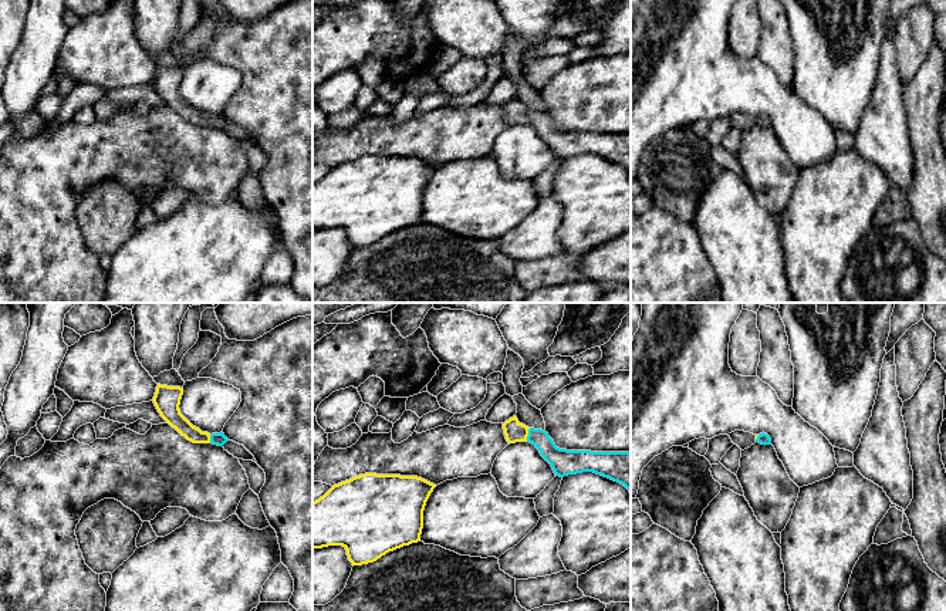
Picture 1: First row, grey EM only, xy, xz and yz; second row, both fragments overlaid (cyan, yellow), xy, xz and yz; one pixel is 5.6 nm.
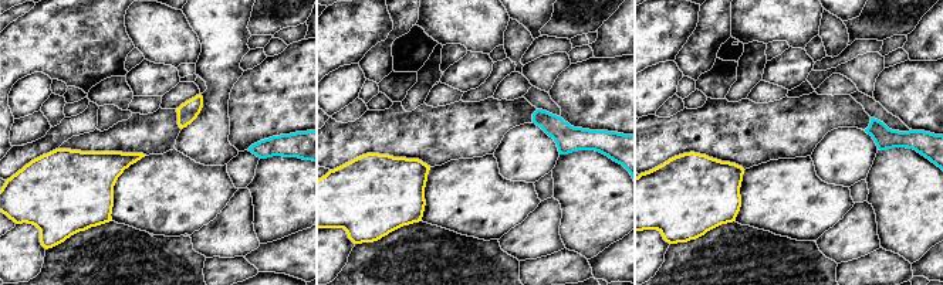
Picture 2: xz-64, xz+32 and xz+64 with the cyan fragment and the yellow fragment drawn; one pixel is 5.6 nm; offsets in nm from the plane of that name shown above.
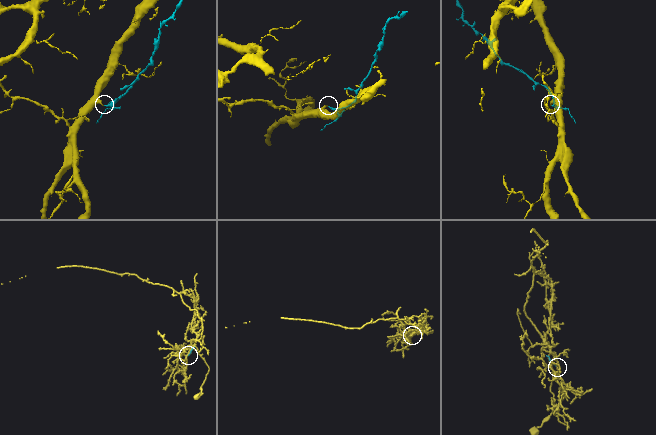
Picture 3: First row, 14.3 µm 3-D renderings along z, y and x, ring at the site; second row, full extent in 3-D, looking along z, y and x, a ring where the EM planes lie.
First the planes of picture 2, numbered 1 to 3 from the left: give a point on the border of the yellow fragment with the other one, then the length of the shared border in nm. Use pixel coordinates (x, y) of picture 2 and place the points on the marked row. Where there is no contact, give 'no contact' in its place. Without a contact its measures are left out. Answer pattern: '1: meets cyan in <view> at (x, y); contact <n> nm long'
1: no contact
2: no contact
3: no contact

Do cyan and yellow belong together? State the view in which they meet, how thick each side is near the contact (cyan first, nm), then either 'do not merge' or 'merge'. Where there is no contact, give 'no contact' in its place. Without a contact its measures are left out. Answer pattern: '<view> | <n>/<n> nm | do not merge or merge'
xz | 140/120 nm | merge

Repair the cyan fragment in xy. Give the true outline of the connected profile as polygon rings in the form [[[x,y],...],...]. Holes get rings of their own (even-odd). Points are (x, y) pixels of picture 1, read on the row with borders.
[[[158,384],[152,401],[166,423],[175,428],[187,440],[193,443],[213,443],[217,446],[223,446],[229,440],[223,432],[212,435],[207,432],[202,432],[180,413],[179,405],[182,395],[183,388],[180,386],[168,386]]]

